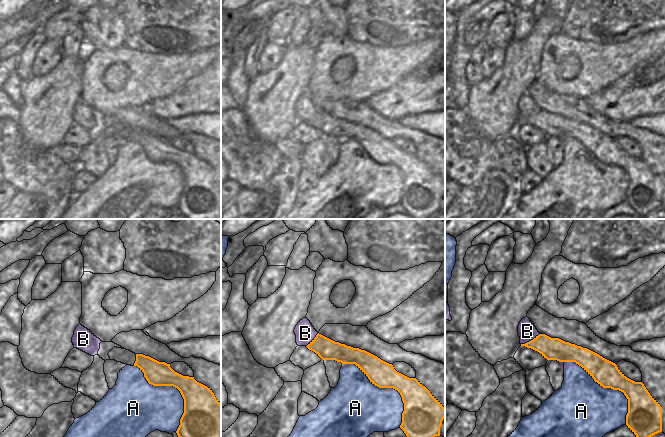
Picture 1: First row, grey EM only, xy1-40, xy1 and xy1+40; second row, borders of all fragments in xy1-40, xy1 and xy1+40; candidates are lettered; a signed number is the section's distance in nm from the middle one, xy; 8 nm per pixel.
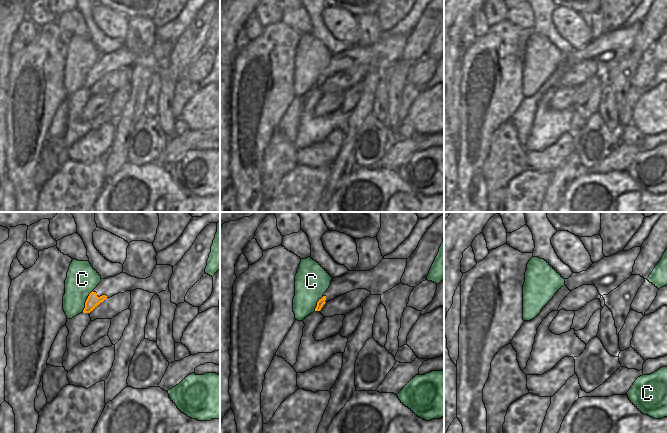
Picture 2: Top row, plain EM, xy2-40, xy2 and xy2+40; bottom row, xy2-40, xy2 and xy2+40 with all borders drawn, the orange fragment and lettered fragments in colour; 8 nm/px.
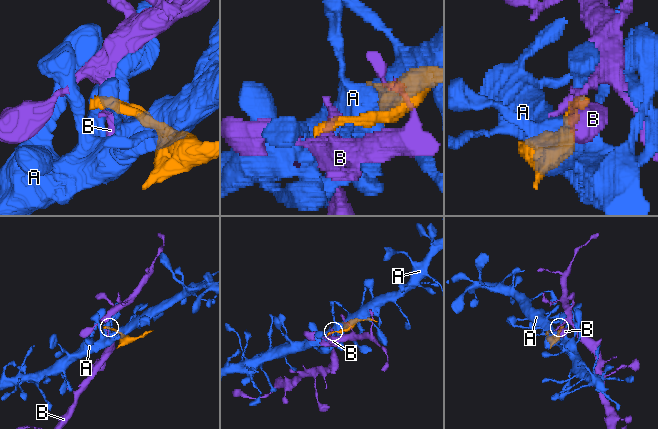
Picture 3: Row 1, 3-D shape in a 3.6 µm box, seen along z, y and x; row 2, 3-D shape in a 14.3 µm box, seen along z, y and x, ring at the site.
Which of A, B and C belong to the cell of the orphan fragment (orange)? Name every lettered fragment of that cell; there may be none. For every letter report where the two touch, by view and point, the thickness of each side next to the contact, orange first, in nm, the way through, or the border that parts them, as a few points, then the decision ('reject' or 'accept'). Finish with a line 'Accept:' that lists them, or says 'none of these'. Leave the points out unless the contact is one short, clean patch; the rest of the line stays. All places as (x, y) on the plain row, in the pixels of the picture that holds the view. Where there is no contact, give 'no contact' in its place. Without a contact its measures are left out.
A: meets orange in xy1 at (388, 163); 220 nm thick on the orange side, 400 nm on the other; reject
B: meets orange in xy1+40 at (531, 116); 180 nm thick on the orange side, 150 nm on the other; border along xy1+40 (539, 109), (521, 120); reject
C: meets orange in xy2-40 at (86, 77); 100 nm thick on the orange side, 240 nm on the other; reject
Accept: none of these

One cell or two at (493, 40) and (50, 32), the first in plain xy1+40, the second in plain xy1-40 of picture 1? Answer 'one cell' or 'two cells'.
one cell

